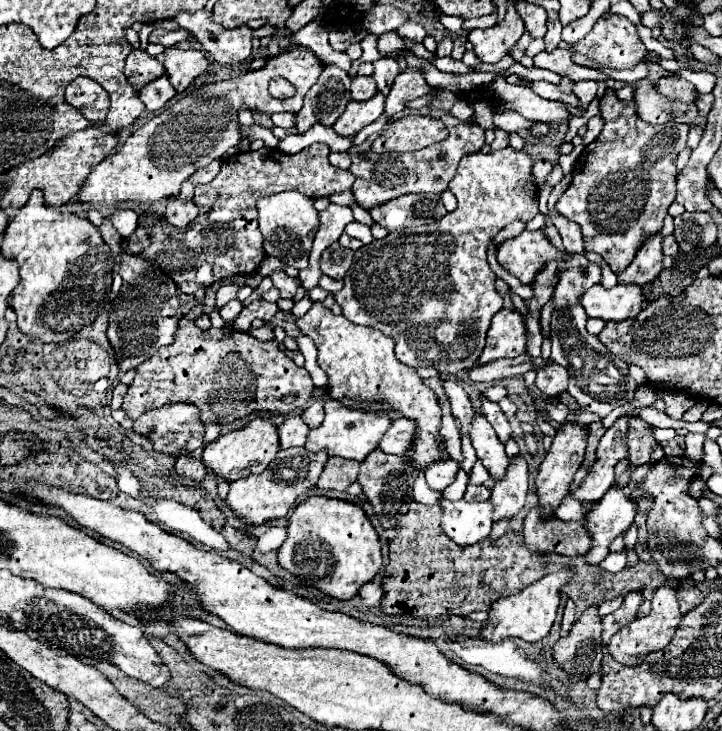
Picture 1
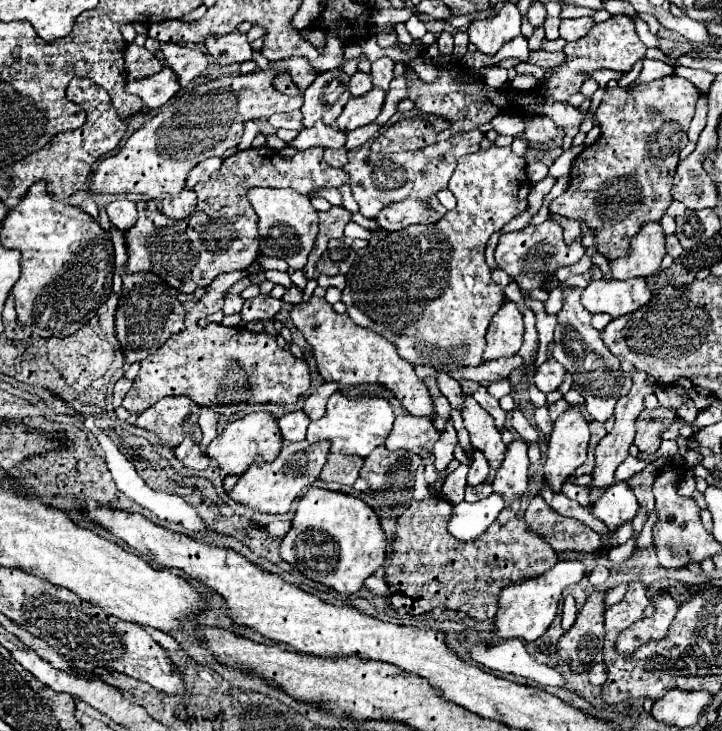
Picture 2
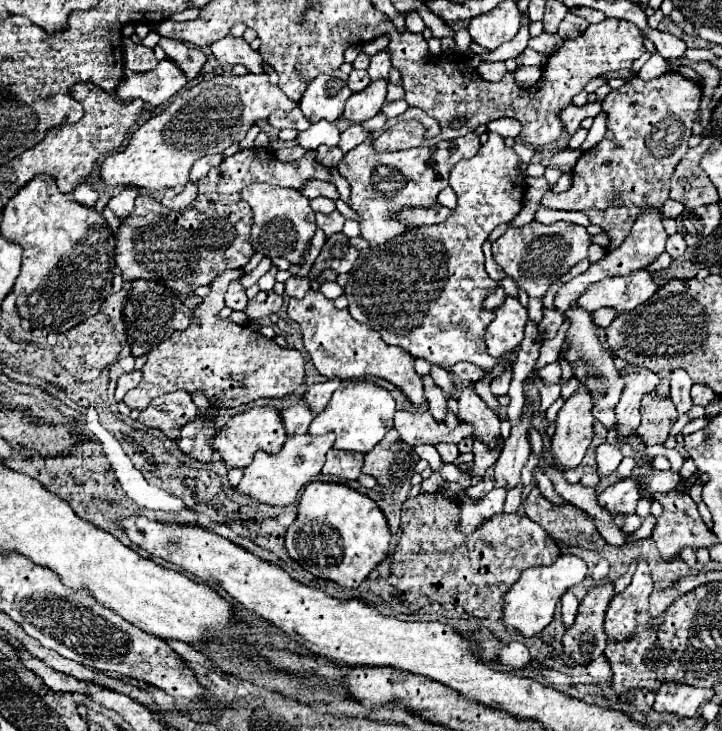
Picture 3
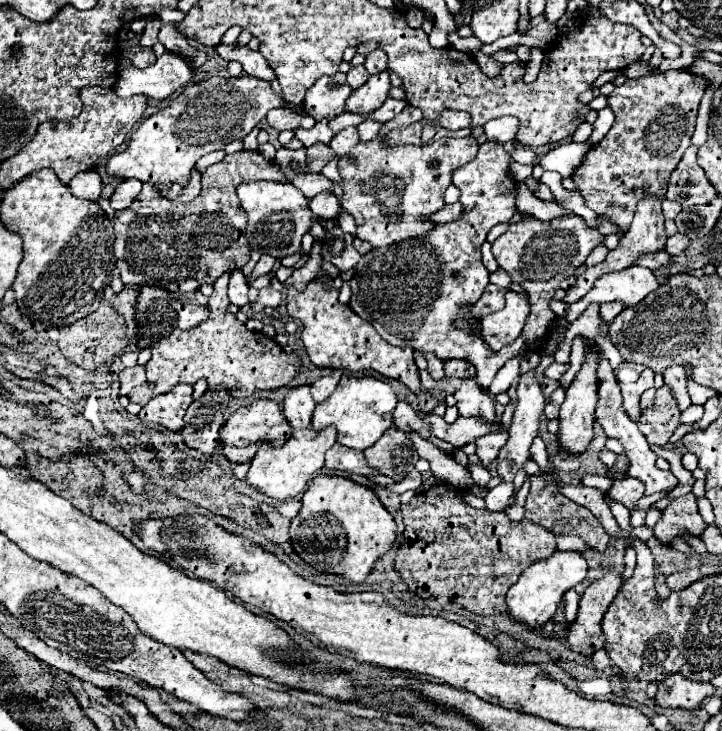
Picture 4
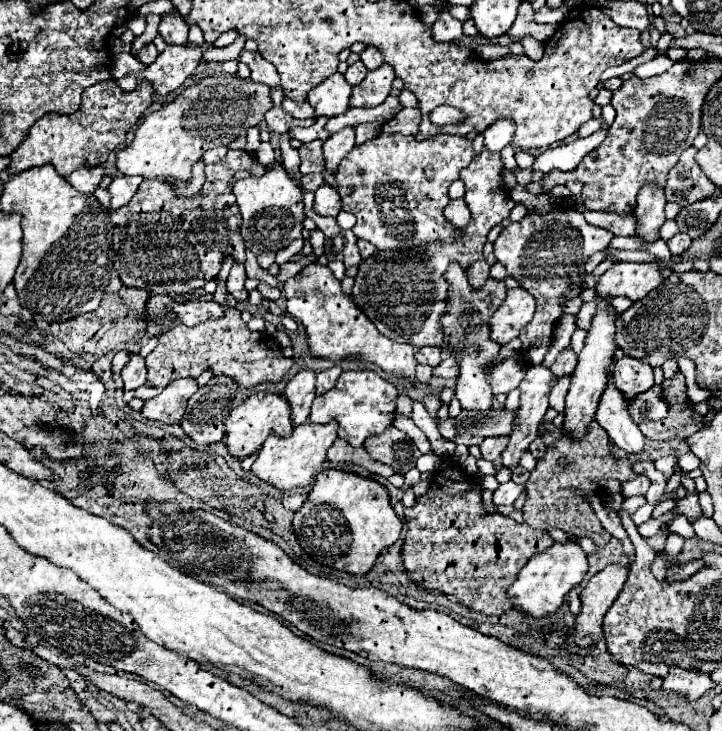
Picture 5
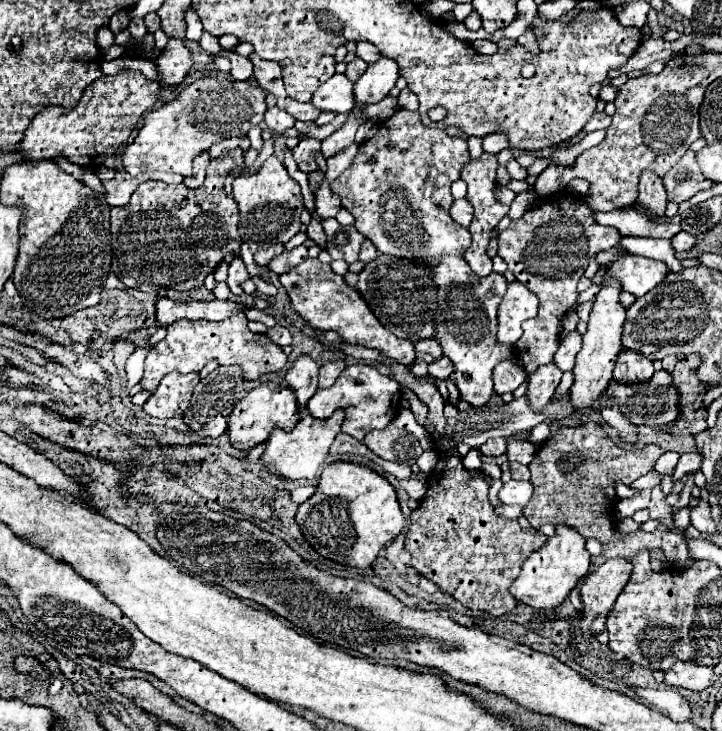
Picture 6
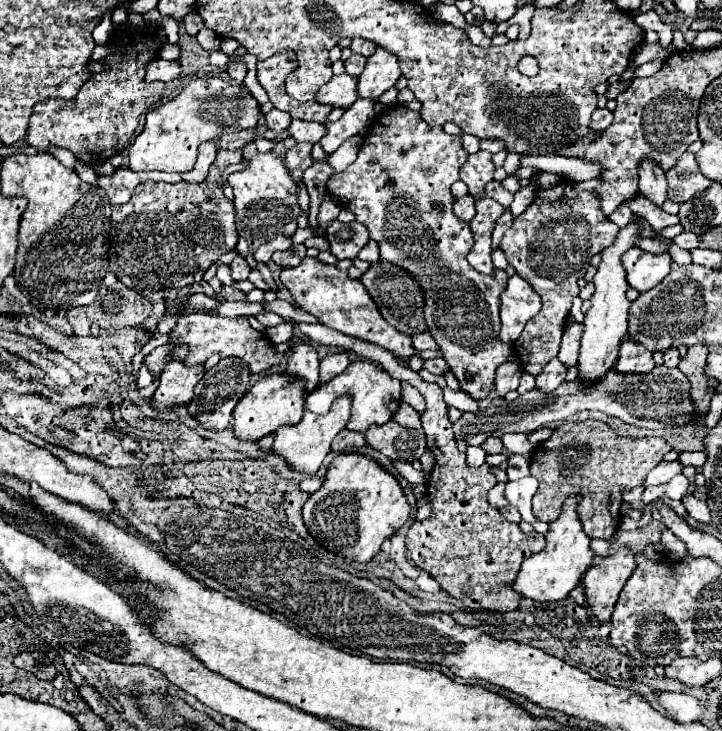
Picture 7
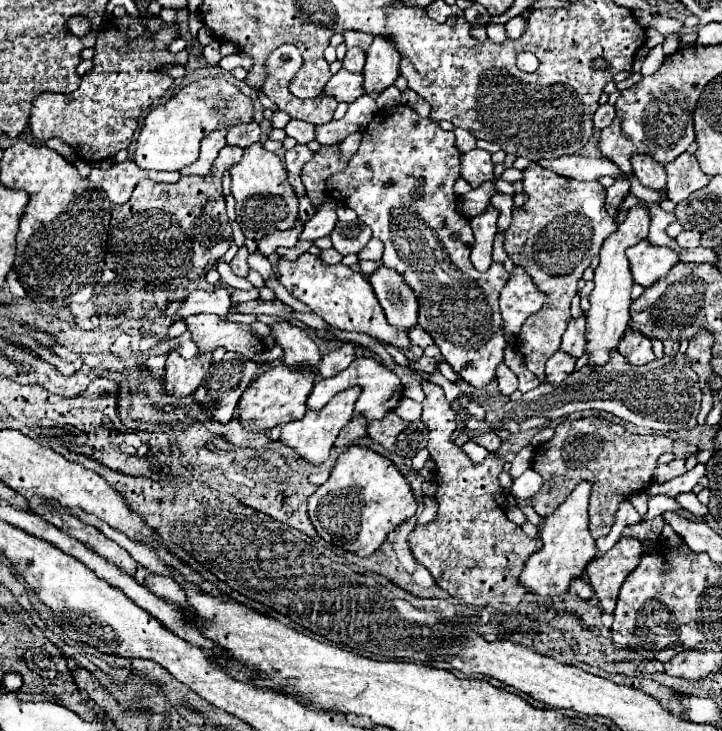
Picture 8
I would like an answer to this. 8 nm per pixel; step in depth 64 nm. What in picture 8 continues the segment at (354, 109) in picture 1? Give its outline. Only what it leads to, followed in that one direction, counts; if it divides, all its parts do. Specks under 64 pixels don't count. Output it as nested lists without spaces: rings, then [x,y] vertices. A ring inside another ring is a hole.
[[[374,36],[372,46],[366,52],[366,66],[364,66],[364,88],[368,94],[382,92],[384,88],[392,86],[398,78],[402,54],[386,36]]]

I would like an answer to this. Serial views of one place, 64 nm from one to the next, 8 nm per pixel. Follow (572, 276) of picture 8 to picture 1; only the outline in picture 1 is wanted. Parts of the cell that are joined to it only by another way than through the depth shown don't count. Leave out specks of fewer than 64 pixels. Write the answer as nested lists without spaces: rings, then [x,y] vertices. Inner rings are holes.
[[[544,228],[534,232],[524,230],[520,236],[504,240],[498,246],[498,262],[522,284],[534,284],[536,274],[550,260],[562,262],[570,258],[572,258],[570,252],[562,252],[552,246],[552,242],[544,234]]]

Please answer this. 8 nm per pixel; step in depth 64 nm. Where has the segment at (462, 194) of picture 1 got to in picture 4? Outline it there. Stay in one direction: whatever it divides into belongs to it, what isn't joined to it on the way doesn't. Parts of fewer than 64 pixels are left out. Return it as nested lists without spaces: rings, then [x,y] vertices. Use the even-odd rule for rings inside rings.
[[[484,142],[480,146],[476,158],[472,162],[468,162],[466,166],[458,168],[458,172],[452,176],[452,182],[462,192],[460,194],[460,202],[464,206],[462,220],[436,226],[434,232],[424,236],[424,240],[406,240],[404,244],[374,248],[372,252],[368,252],[366,256],[360,258],[360,262],[354,268],[356,274],[350,280],[350,286],[352,286],[350,306],[352,306],[352,310],[358,316],[362,316],[364,320],[368,320],[386,342],[390,342],[392,346],[410,346],[418,352],[436,352],[436,356],[440,356],[442,360],[448,360],[448,358],[468,360],[476,366],[478,380],[480,380],[480,384],[484,384],[484,388],[490,386],[496,370],[508,358],[518,356],[524,342],[516,340],[516,342],[504,346],[500,352],[492,352],[486,346],[486,342],[476,336],[478,326],[474,332],[466,332],[466,330],[456,330],[452,326],[452,322],[456,316],[466,316],[460,310],[460,306],[476,302],[488,284],[488,270],[482,264],[482,254],[480,254],[480,248],[486,240],[486,234],[490,232],[492,226],[496,226],[500,222],[510,222],[512,214],[516,212],[516,204],[514,204],[516,182],[508,170],[508,164],[510,164],[510,156],[504,152],[504,148],[500,144]]]

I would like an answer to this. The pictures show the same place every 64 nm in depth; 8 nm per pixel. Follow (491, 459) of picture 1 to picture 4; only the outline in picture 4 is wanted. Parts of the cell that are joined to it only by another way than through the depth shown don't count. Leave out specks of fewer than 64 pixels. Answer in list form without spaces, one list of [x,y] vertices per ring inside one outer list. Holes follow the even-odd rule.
[[[464,378],[460,388],[454,392],[454,398],[458,402],[460,416],[484,416],[484,420],[496,420],[494,400],[488,390],[476,382],[476,378]]]

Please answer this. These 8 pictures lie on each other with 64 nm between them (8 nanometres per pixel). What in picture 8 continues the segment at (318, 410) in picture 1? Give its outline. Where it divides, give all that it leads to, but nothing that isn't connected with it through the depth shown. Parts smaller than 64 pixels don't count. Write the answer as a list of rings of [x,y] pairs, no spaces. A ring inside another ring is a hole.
[[[344,342],[338,350],[326,354],[320,362],[320,376],[330,378],[330,376],[336,376],[338,372],[346,370],[350,366],[350,362],[356,358],[354,348],[356,348],[354,342]]]

